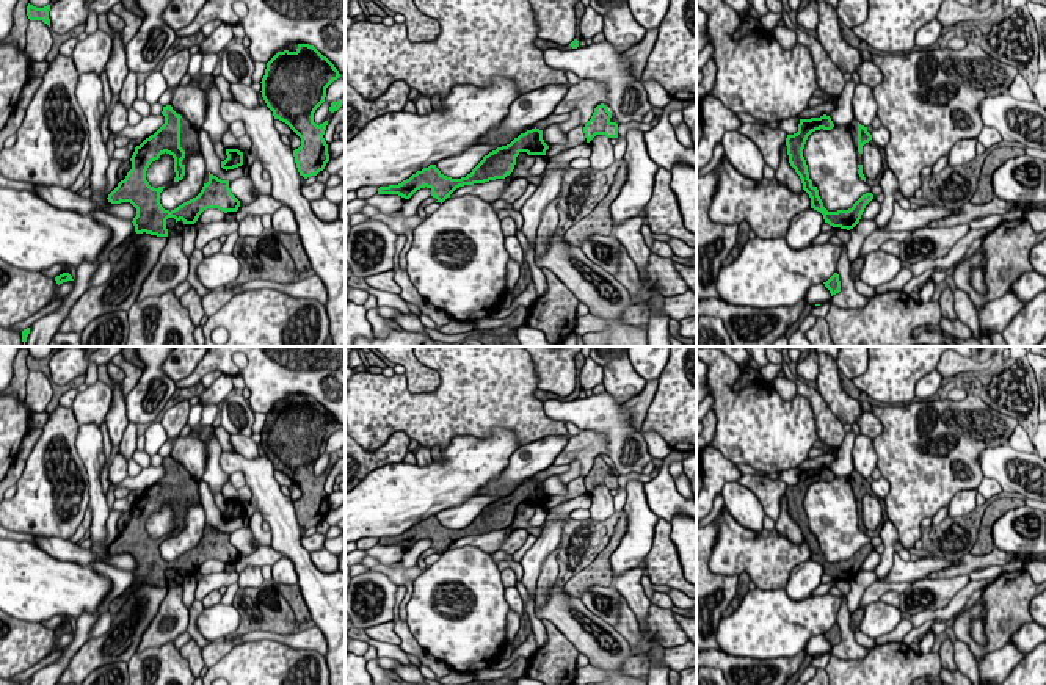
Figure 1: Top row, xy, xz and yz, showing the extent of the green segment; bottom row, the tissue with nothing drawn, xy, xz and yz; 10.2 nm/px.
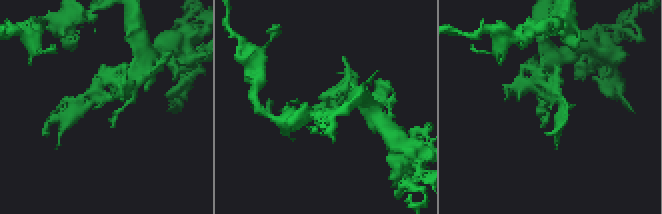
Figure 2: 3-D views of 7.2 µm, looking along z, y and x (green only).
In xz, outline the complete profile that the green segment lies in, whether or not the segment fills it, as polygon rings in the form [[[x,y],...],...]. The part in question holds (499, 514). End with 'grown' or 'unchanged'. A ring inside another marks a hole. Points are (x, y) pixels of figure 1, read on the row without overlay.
[[[535,478],[521,484],[510,495],[497,498],[485,506],[466,528],[447,528],[436,516],[430,516],[398,536],[380,538],[378,545],[398,545],[409,550],[417,541],[427,538],[431,541],[431,547],[438,550],[436,553],[442,555],[459,538],[505,530],[513,524],[516,508],[521,503],[527,503],[528,506],[546,506],[547,500],[549,497],[543,491],[543,481]]]; unchanged

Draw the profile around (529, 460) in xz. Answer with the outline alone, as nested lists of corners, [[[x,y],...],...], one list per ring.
[[[547,436],[541,440],[519,447],[508,461],[507,469],[499,478],[489,481],[477,495],[502,498],[519,487],[525,478],[535,477],[554,466],[555,458],[563,451],[568,437]]]

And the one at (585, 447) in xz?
[[[587,429],[580,431],[577,436],[571,436],[568,439],[566,447],[563,451],[555,458],[554,466],[568,466],[574,461],[580,462],[580,475],[585,477],[593,464],[594,459],[601,455],[607,453],[608,440],[605,434]]]

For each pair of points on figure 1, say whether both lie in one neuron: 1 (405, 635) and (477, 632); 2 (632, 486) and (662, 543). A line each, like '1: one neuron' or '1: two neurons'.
1: two neurons
2: two neurons

